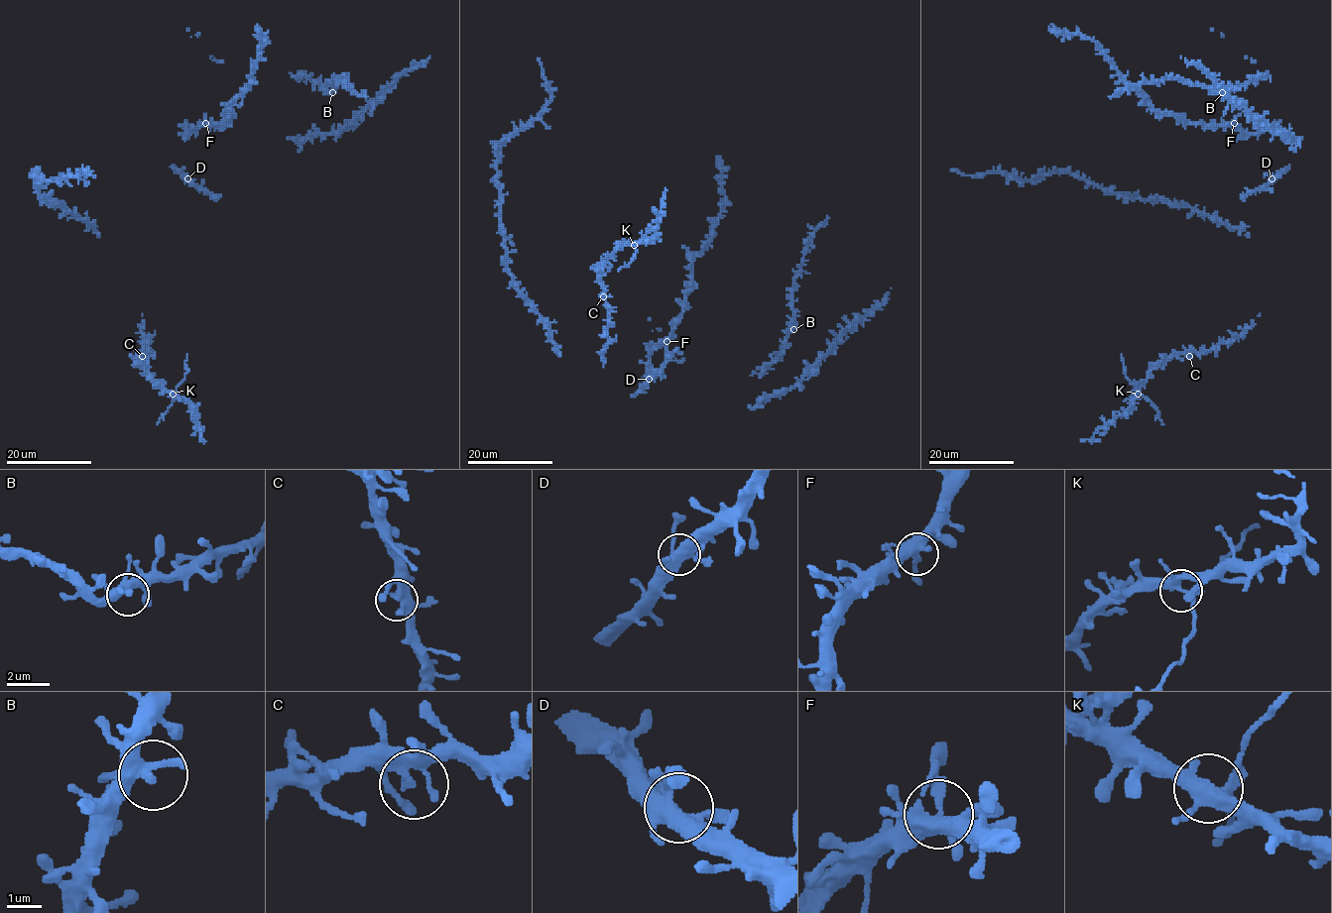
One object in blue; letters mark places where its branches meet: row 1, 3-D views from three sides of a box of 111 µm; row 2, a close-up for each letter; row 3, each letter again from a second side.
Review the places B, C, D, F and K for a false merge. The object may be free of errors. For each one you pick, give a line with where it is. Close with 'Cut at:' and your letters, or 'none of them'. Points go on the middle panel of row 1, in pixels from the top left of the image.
K: place (634, 245)
Cut at: K

